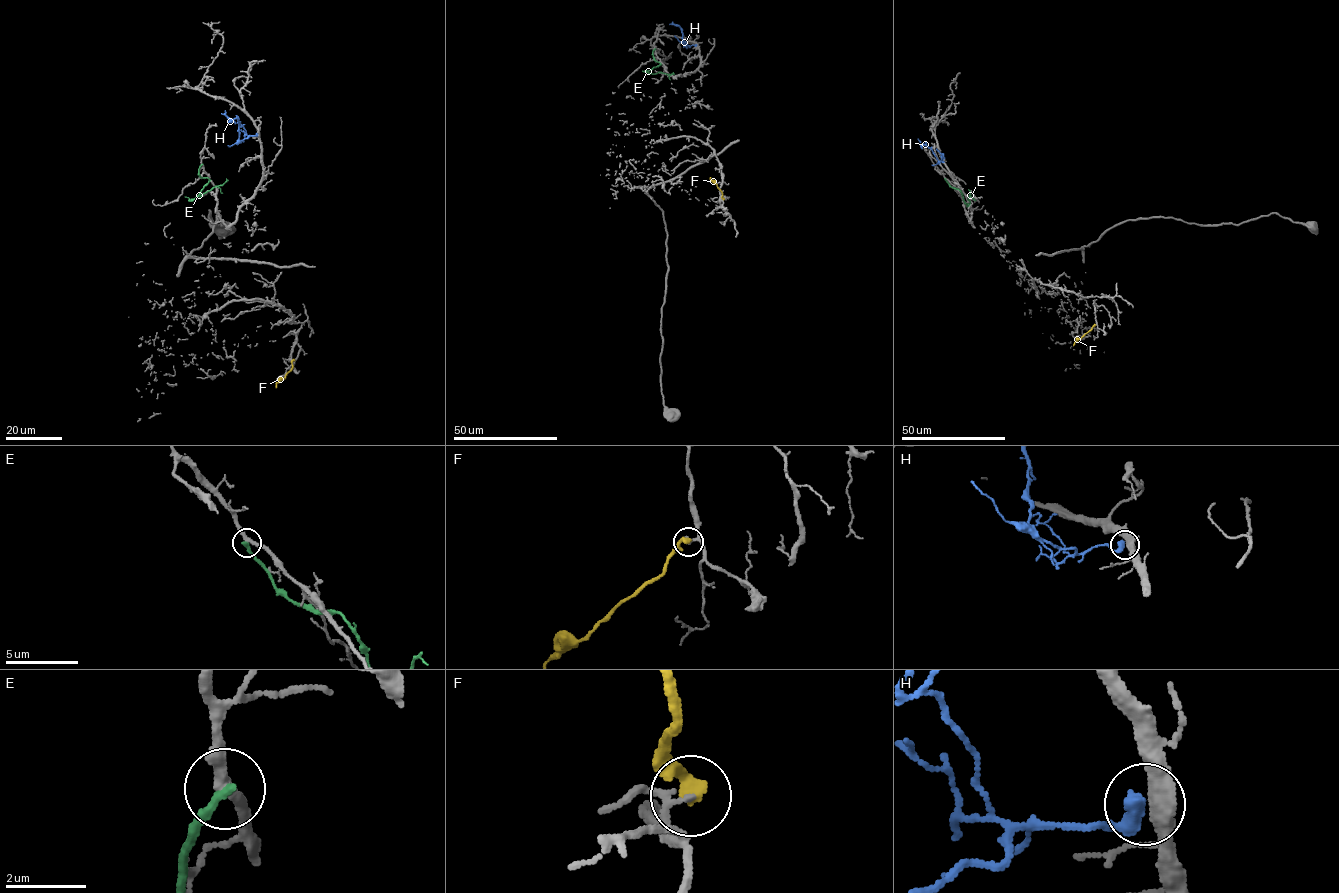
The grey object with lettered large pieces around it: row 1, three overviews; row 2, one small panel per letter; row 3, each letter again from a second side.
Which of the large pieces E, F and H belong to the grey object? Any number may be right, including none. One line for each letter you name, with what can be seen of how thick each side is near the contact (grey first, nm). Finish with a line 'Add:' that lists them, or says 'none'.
Add: none

